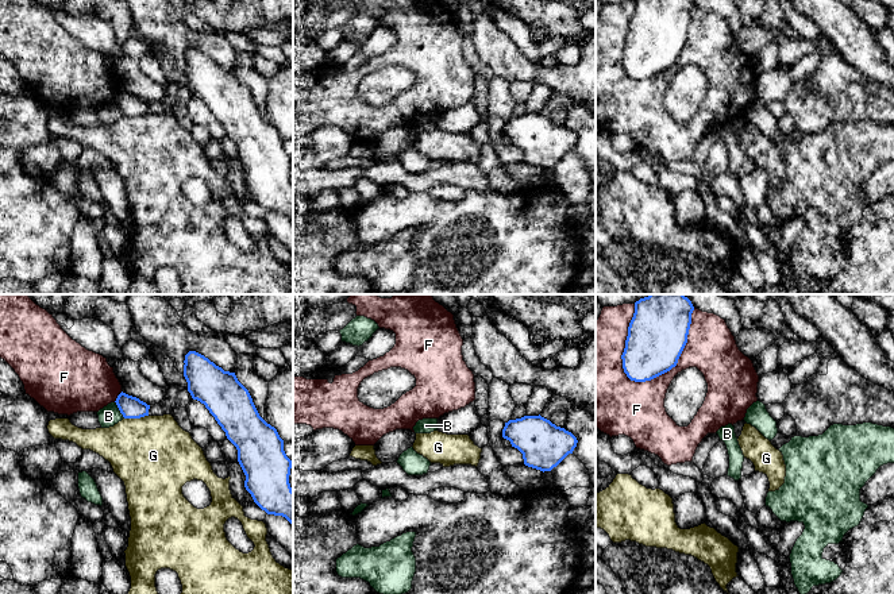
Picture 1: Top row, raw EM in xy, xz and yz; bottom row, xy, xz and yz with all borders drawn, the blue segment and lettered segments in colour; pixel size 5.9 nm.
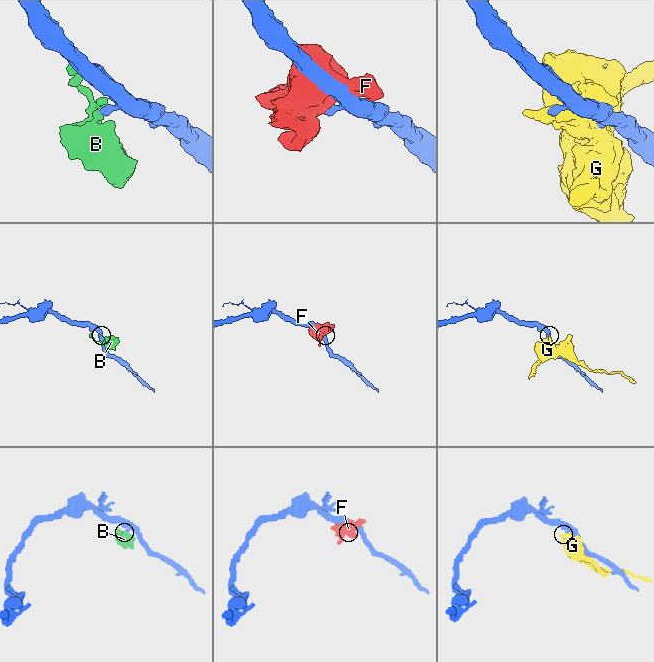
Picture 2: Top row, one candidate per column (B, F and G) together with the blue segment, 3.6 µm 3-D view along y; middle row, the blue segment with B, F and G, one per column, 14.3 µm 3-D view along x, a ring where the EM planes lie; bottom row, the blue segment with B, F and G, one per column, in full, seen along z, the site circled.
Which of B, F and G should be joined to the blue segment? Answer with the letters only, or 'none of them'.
none of them

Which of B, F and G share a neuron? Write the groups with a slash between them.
B / F / G

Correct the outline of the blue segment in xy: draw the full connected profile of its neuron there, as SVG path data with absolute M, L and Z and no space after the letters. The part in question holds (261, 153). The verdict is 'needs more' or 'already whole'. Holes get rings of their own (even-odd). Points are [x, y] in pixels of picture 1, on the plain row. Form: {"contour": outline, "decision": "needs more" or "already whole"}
{"contour": "M189 49L184 61L184 74L192 96L205 103L236 144L238 159L246 173L244 185L254 200L267 212L285 215L293 224L293 188L289 181L292 158L284 148L284 138L277 127L259 113L248 88L235 70L224 69L196 49Z", "decision": "already whole"}

